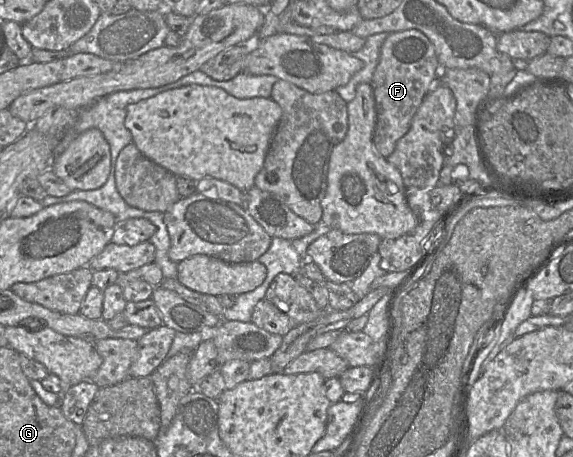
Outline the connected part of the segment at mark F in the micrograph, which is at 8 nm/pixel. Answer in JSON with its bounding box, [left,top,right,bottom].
[370,29,440,158]

